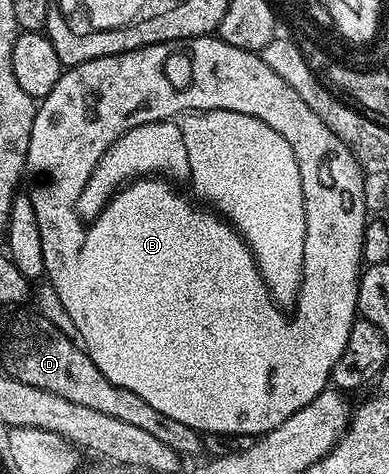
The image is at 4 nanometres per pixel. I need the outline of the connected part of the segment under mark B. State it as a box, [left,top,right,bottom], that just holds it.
[25,36,367,436]

